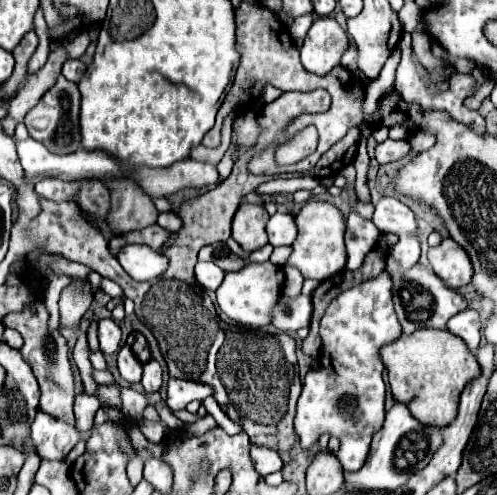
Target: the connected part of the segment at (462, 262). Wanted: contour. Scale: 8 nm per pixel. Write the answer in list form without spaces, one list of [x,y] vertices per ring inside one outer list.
[[[444,238],[440,246],[428,250],[428,262],[438,278],[448,288],[462,288],[472,280],[474,268],[470,264],[470,258],[466,256],[464,248],[460,248],[458,242],[452,238]]]

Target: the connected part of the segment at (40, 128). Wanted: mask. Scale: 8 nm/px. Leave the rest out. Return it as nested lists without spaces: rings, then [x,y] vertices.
[[[58,74],[54,86],[40,98],[40,102],[26,114],[24,124],[28,134],[42,142],[54,154],[72,154],[80,144],[80,126],[78,126],[78,112],[80,112],[80,92],[74,82],[68,82],[62,74]]]

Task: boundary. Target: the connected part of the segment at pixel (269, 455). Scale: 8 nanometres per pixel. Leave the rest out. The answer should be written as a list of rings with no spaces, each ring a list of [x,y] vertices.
[[[252,446],[250,460],[252,460],[252,464],[254,464],[254,468],[258,470],[260,476],[268,476],[268,474],[278,472],[282,468],[280,454],[270,450],[270,448],[256,448],[256,446]]]

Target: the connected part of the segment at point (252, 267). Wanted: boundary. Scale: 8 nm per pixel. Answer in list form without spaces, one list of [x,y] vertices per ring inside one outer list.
[[[272,262],[246,264],[238,272],[226,272],[222,286],[216,290],[216,298],[218,298],[220,310],[228,318],[232,318],[236,324],[260,328],[260,326],[270,324],[274,304],[280,298],[282,288],[284,288],[284,270],[280,266],[274,266]]]

